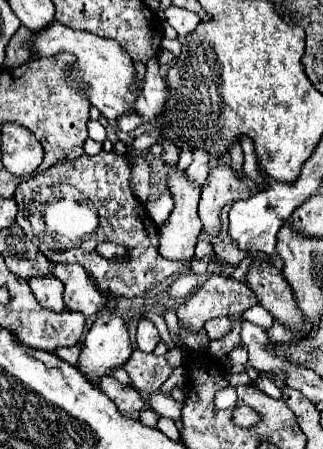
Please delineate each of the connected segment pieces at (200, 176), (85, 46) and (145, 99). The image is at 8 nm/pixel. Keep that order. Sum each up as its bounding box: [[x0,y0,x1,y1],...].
[[186,149,210,191],[32,21,140,119],[138,57,168,121]]

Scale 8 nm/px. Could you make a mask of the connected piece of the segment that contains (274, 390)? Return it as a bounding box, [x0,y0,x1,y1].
[254,375,282,397]

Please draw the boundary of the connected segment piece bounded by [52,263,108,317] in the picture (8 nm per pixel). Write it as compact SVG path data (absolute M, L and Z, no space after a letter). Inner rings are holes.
M58 263L52 273L64 283L64 303L70 311L92 317L106 307L108 293L100 291L98 283L84 267Z

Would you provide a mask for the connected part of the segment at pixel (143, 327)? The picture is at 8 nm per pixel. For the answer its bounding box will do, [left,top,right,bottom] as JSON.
[136,319,160,353]

